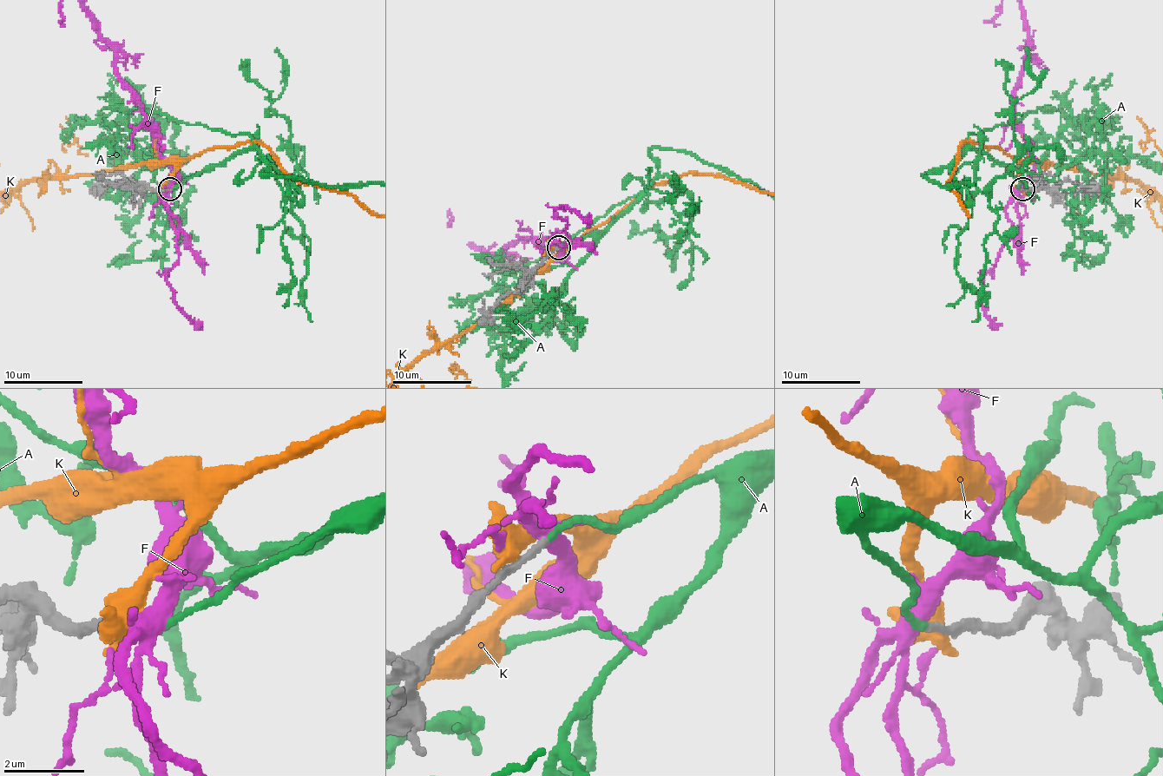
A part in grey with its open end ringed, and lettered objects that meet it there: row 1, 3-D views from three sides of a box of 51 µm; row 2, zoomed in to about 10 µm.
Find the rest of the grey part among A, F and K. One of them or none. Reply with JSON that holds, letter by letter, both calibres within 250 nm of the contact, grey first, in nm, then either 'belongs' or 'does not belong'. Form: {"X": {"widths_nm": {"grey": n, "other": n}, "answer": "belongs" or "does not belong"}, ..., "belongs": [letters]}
{"A": {"widths_nm": {"grey": 160, "other": 160}, "answer": "belongs"}, "F": {"widths_nm": {"grey": 160, "other": 380}, "answer": "does not belong"}, "K": {"widths_nm": {"grey": 240, "other": 420}, "answer": "does not belong"}, "belongs": ["A"]}

